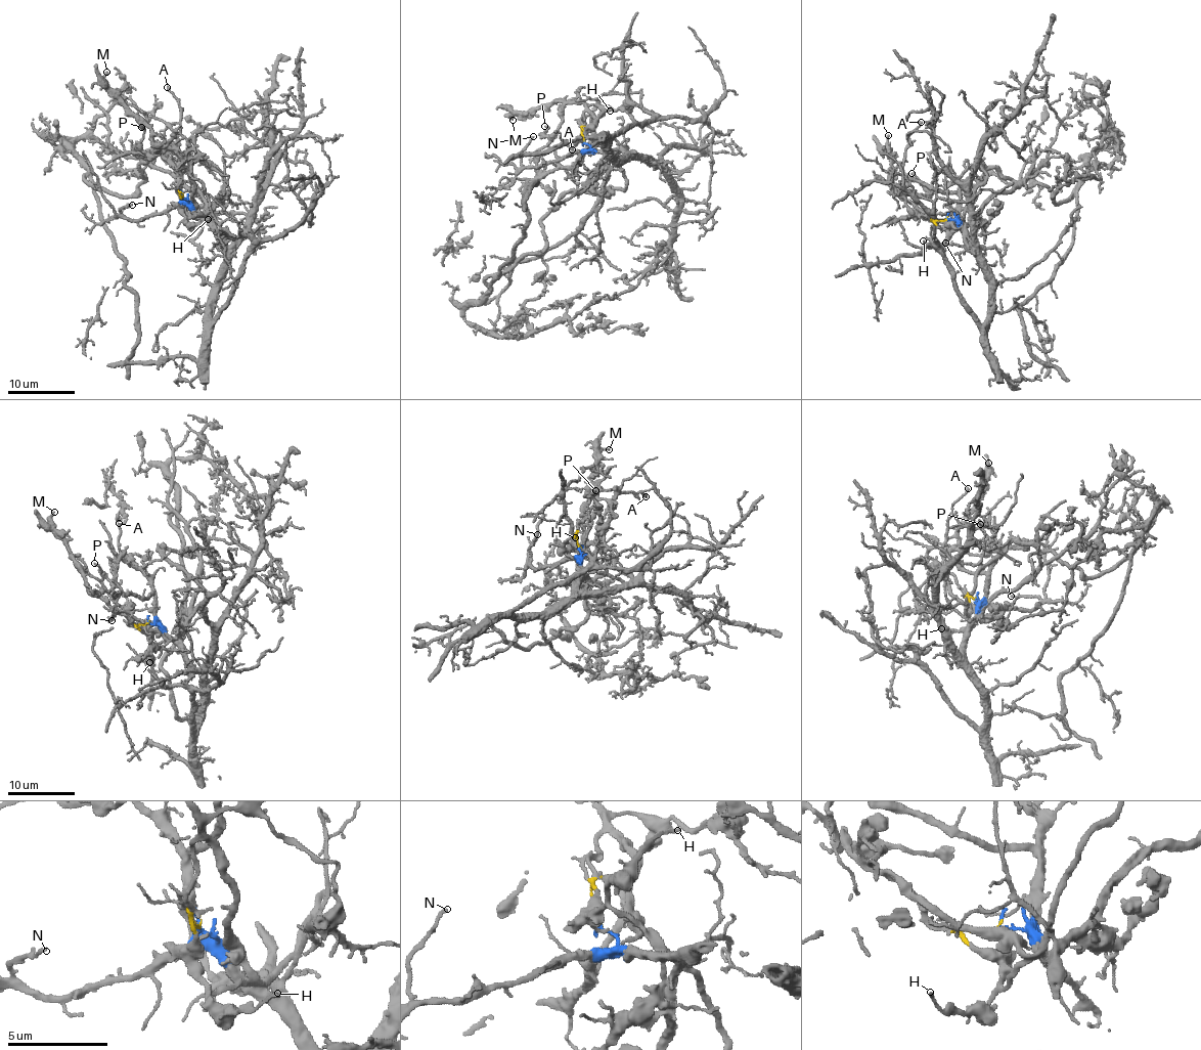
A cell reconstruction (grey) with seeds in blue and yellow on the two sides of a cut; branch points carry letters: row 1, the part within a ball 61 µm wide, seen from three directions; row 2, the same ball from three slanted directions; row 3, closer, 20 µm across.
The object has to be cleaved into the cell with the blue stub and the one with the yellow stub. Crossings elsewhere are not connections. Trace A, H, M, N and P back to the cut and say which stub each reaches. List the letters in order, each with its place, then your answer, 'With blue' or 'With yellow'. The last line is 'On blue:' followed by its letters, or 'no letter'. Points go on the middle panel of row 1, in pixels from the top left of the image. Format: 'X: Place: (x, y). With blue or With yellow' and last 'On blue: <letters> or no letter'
A: Place: (572, 149). With blue
H: Place: (610, 111). With yellow
M: Place: (513, 120). With yellow
N: Place: (533, 136). With blue
P: Place: (544, 126). With yellow
On blue: A, N

